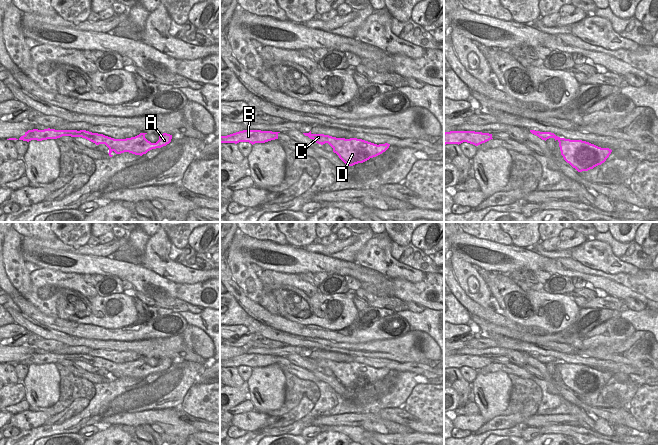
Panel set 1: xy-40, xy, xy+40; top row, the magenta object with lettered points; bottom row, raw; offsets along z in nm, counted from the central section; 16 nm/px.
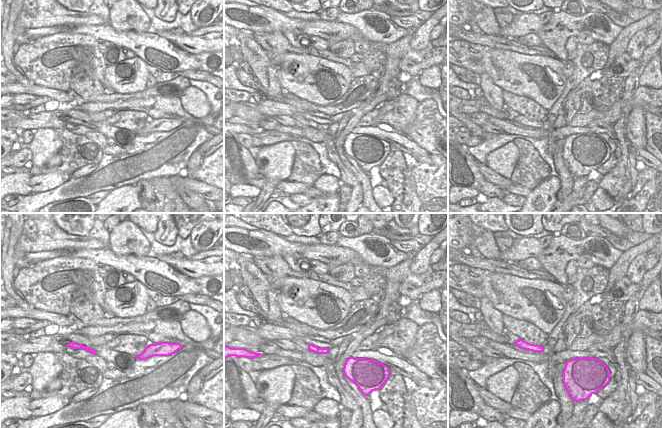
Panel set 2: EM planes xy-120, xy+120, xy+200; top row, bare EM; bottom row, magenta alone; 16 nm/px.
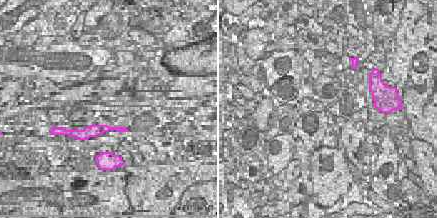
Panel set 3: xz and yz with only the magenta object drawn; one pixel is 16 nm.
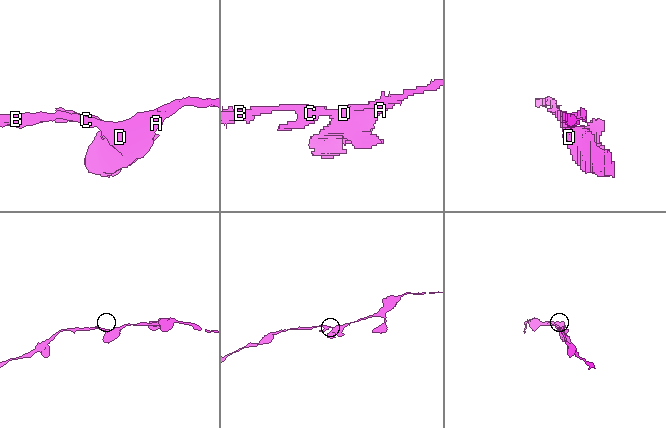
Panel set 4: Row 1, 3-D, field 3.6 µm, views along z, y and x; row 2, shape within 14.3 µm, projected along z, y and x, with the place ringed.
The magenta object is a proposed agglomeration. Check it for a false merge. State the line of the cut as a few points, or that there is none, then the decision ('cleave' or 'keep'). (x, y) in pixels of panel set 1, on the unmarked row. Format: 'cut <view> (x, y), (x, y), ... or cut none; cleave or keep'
cut none; keep

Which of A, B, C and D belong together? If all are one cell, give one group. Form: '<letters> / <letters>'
A B C D

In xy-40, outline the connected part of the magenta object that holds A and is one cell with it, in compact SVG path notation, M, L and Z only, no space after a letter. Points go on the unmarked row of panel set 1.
M44 353L44 354L28 354L19 364L31 365L31 364L47 364L47 363L57 363L62 360L71 360L71 361L82 361L85 362L96 369L105 368L109 372L109 380L113 375L116 378L121 378L124 376L129 376L135 379L142 380L148 375L156 372L161 372L166 370L171 366L172 359L163 357L159 358L159 364L156 367L151 367L145 362L147 357L140 357L139 359L126 363L114 363L103 358L92 357L86 354L55 354L55 353Z

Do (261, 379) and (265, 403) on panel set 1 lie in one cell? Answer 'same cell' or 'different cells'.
same cell

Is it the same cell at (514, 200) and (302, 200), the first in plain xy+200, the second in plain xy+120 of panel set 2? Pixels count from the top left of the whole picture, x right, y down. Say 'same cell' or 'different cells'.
same cell

